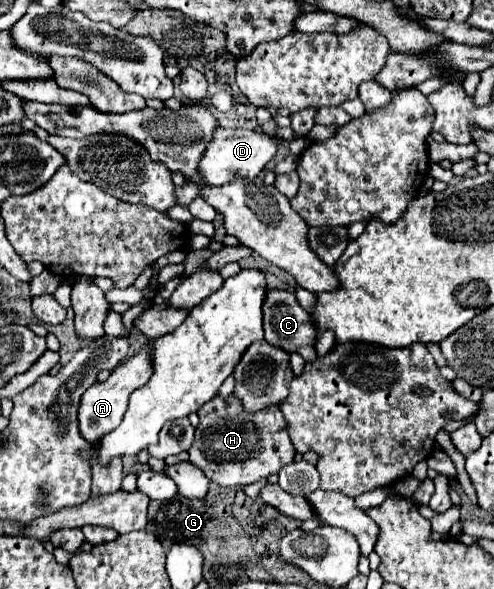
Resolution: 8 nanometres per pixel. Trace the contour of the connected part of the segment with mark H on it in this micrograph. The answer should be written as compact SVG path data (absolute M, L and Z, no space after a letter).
M217 394L197 412L197 416L199 426L195 430L193 446L189 448L189 460L219 486L243 488L277 474L295 458L295 448L287 432L287 420L279 406L267 408L267 412L249 414L239 400L235 400L235 394L229 394L227 398Z

